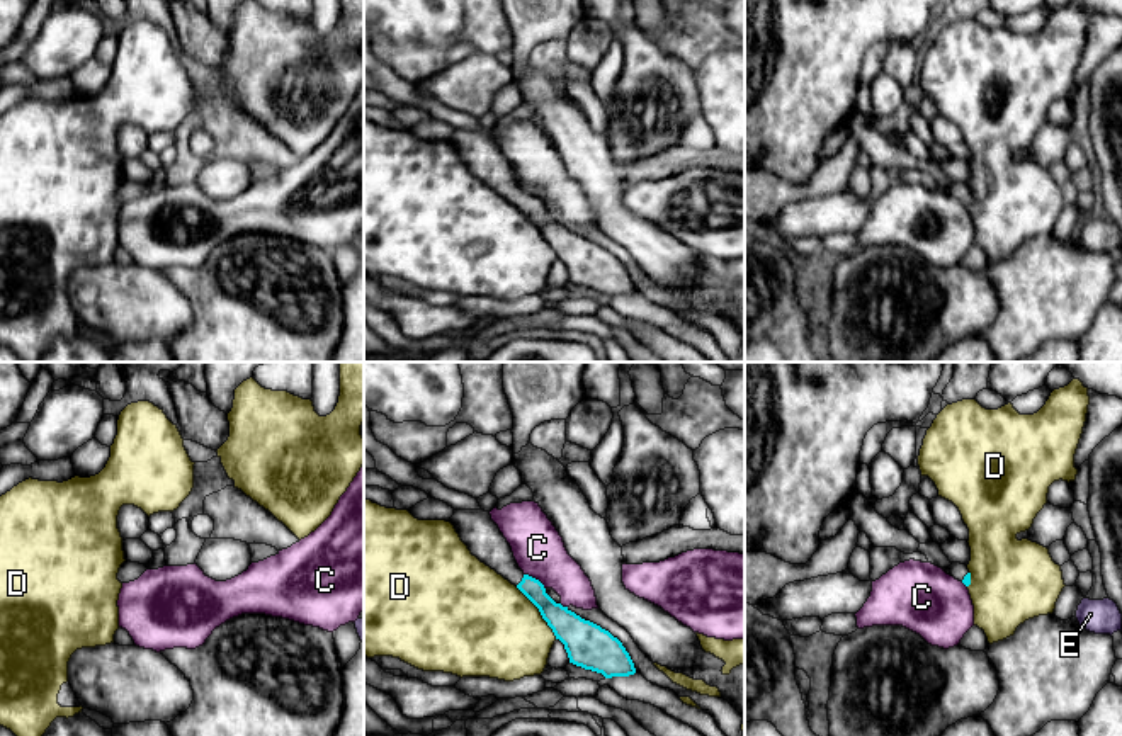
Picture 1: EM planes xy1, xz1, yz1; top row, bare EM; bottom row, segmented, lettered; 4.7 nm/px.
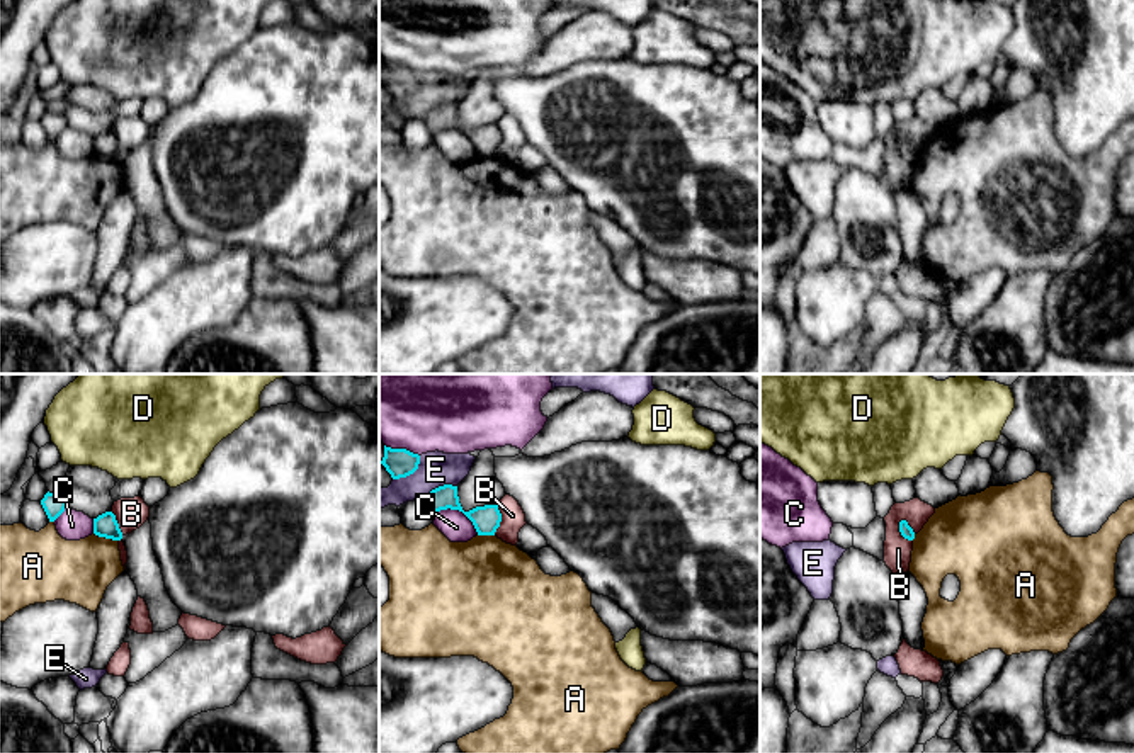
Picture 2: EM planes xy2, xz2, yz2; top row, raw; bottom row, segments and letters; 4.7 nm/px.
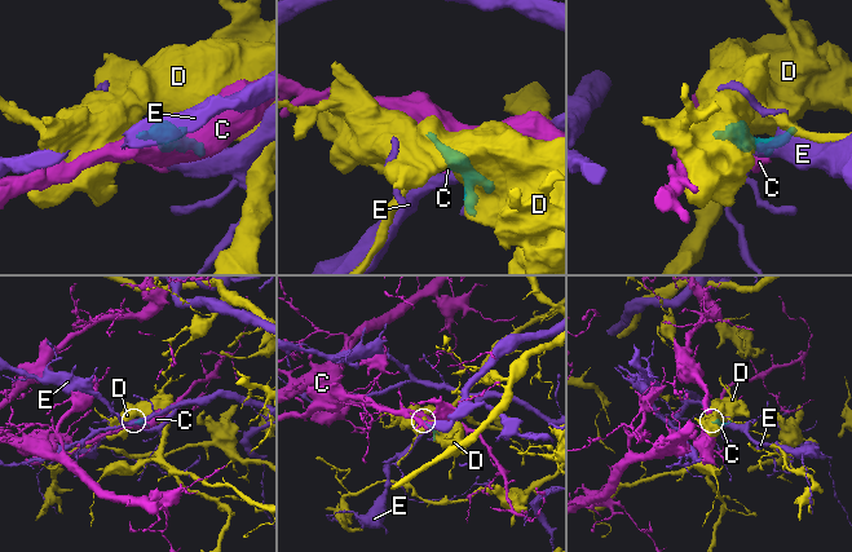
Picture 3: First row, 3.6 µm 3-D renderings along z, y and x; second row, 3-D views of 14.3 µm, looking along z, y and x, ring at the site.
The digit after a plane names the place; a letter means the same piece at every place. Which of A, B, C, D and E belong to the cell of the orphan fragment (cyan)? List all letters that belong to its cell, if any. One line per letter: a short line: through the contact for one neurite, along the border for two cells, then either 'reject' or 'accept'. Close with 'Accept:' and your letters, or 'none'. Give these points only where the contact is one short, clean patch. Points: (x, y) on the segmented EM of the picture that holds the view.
A: line xy2 (94, 532), (118, 541); reject
B: line yz2 (901, 519), (900, 531), (912, 541); reject
C: reject
D: reject
E: line xz2 (420, 456), (420, 463), (412, 473), (393, 480); reject
Accept: none

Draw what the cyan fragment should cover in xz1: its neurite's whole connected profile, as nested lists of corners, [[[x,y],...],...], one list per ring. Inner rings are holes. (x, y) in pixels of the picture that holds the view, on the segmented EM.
[[[454,510],[449,522],[473,556],[515,585],[539,609],[556,639],[564,644],[570,663],[602,673],[605,678],[636,673],[629,653],[617,637],[556,603],[539,580],[518,568],[510,544],[490,512]]]

